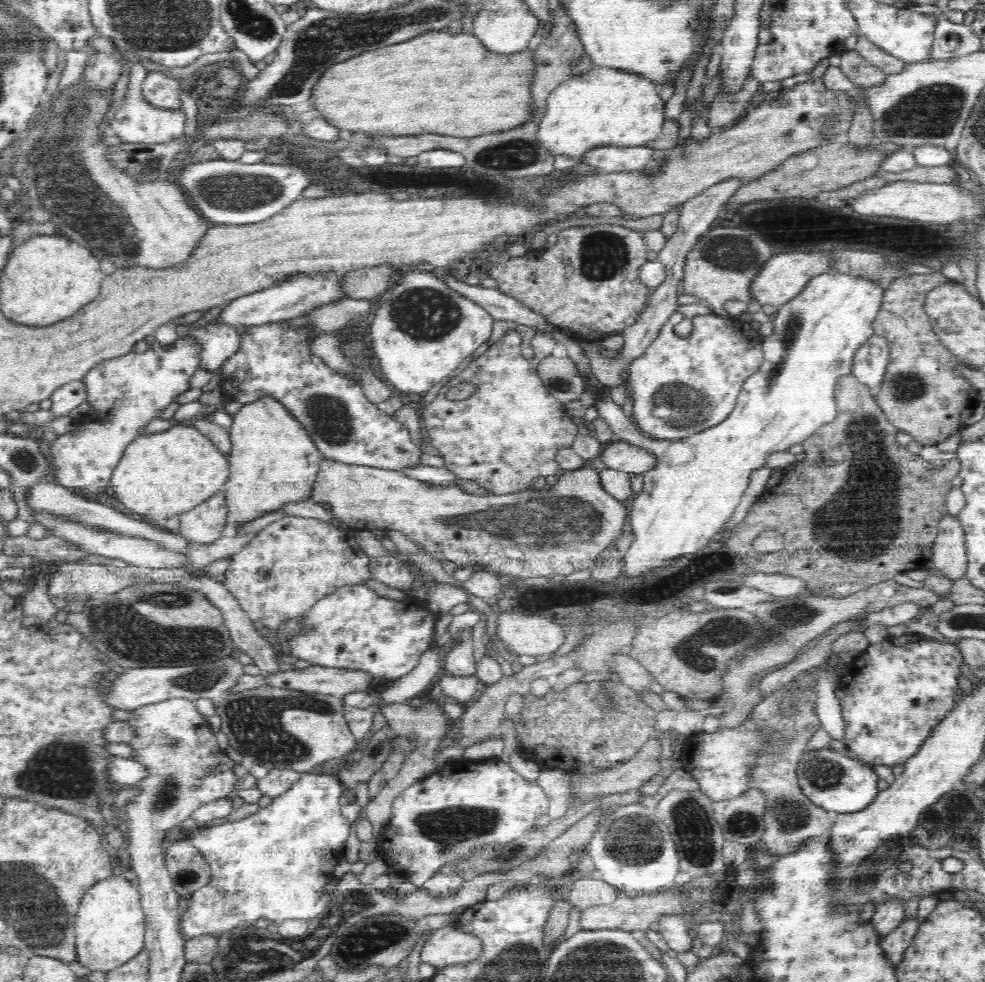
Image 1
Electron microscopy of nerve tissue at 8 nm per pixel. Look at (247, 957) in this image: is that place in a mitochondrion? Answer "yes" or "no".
yes

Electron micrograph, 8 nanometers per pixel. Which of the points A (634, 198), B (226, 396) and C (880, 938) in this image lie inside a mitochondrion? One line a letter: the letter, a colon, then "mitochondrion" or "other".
A: other
B: other
C: other

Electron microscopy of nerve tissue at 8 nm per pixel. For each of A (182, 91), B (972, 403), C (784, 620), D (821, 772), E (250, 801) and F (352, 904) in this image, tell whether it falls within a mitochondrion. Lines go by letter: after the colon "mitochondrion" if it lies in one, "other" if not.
A: other
B: other
C: mitochondrion
D: mitochondrion
E: other
F: mitochondrion

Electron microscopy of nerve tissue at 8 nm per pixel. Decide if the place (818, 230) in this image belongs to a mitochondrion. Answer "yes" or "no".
no

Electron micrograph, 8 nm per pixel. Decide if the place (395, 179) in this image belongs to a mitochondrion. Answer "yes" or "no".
no

